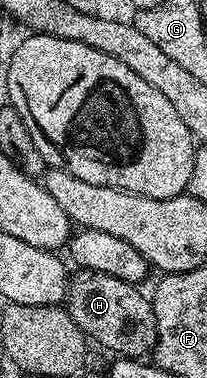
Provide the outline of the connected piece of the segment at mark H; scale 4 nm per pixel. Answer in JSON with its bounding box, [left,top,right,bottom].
[65,270,159,359]

